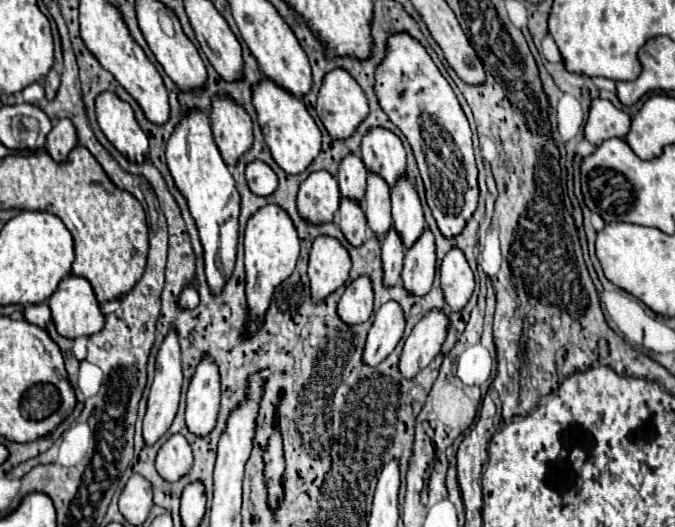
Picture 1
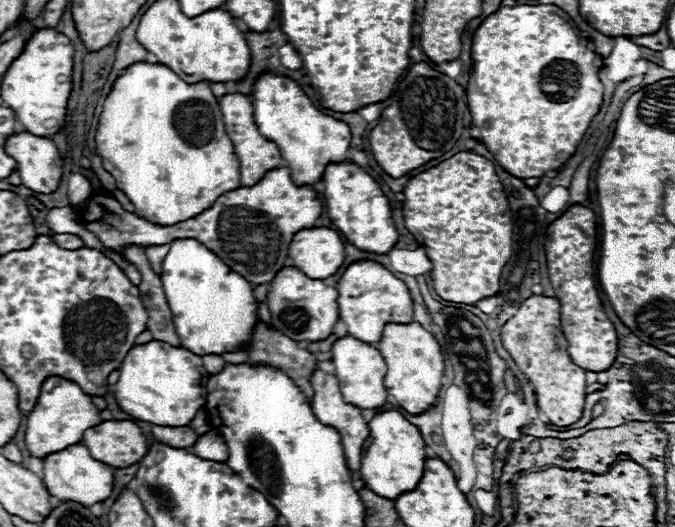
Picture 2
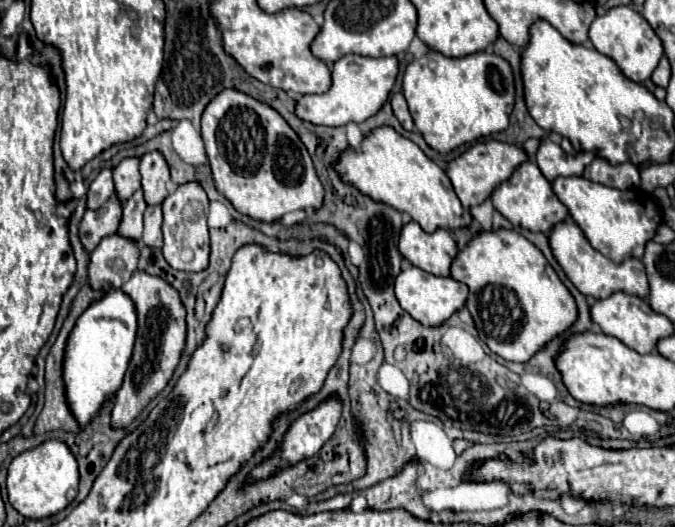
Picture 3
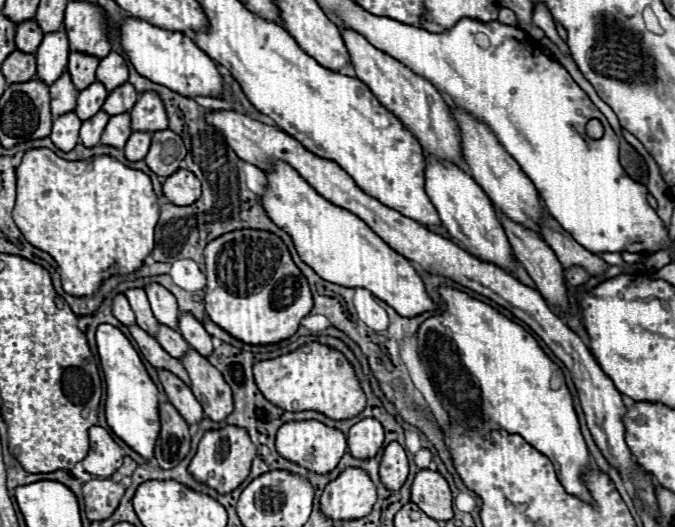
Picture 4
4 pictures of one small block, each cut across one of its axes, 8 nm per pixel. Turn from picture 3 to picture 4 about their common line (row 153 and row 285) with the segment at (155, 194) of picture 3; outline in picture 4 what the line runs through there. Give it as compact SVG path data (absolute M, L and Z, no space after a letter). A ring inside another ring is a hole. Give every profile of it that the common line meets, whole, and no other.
M160 284L146 286L146 294L152 306L152 312L160 324L168 324L168 328L178 328L178 306L176 298Z

